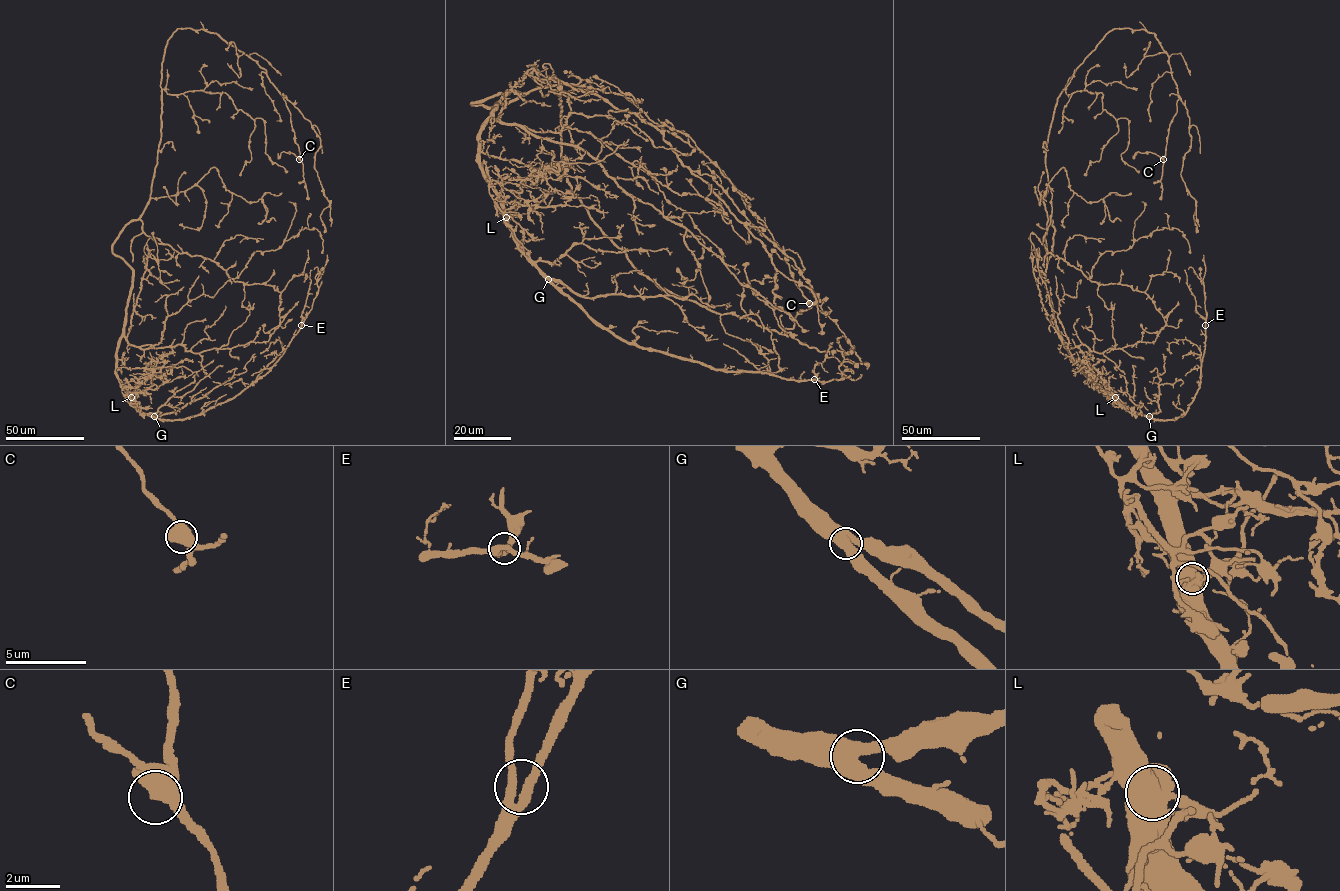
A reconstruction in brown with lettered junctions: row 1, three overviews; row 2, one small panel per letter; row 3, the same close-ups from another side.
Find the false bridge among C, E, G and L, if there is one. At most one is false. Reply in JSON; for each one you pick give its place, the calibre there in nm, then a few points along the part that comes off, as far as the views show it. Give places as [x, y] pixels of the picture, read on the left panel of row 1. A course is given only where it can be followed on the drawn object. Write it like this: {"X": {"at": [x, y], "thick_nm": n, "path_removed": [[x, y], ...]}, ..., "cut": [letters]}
{"L": {"at": [131, 397], "thick_nm": 750, "path_removed": [[131, 397], [133, 401], [136, 393], [130, 392], [129, 387], [139, 386], [161, 367], [184, 366], [198, 376]]}, "cut": ["L"]}

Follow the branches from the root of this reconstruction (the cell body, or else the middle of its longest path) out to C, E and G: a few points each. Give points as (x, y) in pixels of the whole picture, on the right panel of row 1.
C: (1051, 220), (1043, 201), (1045, 149), (1057, 97), (1114, 29), (1153, 33), (1168, 57), (1180, 97), (1163, 159)
E: (1051, 220), (1045, 285), (1056, 330), (1079, 368), (1123, 404), (1155, 419), (1183, 415), (1199, 388), (1205, 325)
G: (1051, 220), (1054, 233), (1045, 272), (1045, 285), (1060, 338), (1075, 363), (1094, 382), (1135, 411), (1149, 416)

